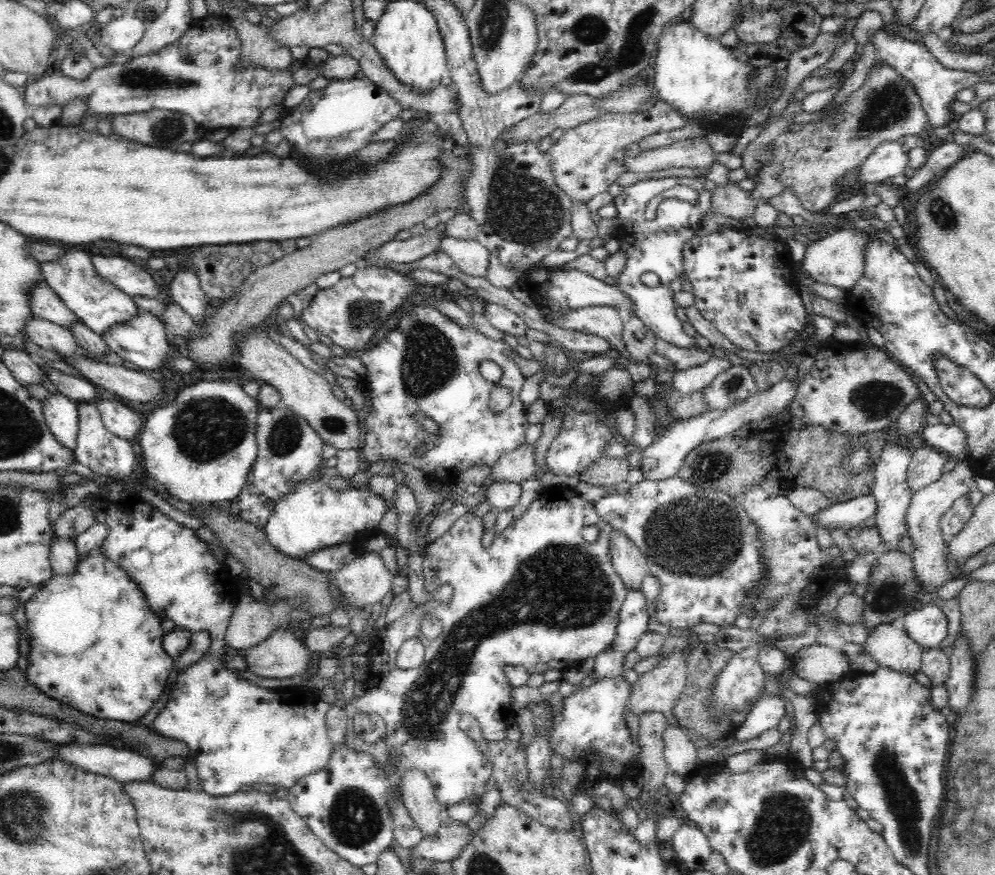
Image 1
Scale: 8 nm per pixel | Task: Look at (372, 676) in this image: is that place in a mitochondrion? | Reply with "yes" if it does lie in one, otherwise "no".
no

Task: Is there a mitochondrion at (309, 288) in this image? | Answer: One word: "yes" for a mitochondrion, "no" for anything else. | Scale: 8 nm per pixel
no

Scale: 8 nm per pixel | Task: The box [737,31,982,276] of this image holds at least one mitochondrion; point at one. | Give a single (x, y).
(888, 105)

